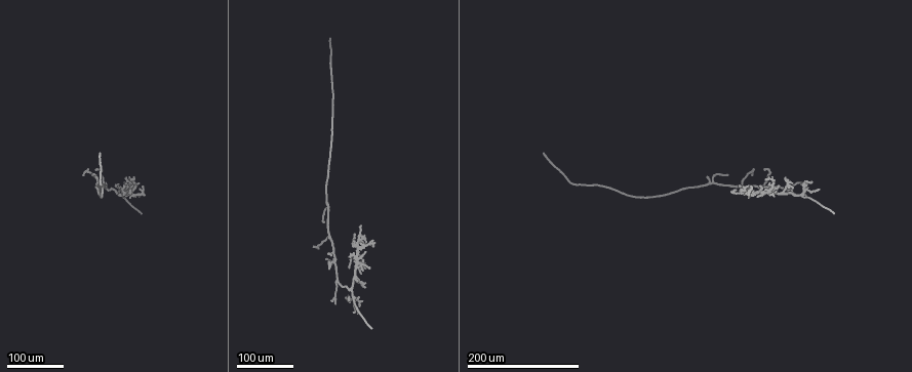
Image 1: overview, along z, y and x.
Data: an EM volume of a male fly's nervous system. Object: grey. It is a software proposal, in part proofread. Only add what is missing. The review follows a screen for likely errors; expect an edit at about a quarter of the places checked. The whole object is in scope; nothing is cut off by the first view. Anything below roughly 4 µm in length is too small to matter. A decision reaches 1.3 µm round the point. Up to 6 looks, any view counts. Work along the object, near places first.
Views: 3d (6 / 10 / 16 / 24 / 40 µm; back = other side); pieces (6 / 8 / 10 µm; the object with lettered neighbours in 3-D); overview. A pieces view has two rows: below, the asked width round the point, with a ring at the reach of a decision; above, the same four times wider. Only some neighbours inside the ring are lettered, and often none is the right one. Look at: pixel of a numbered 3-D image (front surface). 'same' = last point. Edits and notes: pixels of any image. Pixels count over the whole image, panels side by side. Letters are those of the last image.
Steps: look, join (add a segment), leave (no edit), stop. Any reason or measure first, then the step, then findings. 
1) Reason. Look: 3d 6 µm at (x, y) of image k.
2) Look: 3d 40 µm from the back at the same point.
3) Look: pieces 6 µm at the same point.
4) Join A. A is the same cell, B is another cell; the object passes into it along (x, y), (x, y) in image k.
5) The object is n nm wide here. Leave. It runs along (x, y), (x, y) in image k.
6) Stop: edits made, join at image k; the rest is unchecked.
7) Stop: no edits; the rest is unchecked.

Long arm stops here. Look: 3d 24 µm at (735, 191) of image 1.

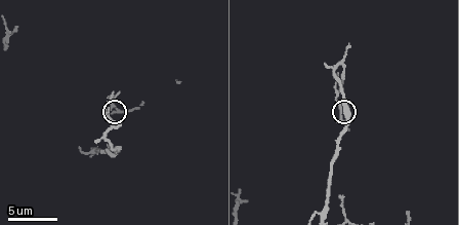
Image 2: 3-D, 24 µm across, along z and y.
Look: pieces 10 µm at (117, 92) of image 2.

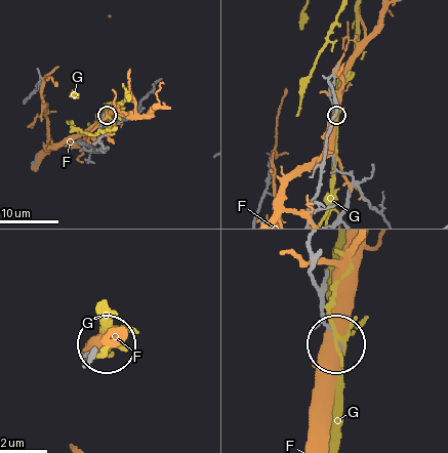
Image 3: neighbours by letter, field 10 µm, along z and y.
Leave. F and G are other cells; it runs along (316, 258), (310, 277), (335, 339) in image 3; none of them fits.

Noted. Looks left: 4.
Free end. Look: 3d 24 µm at (762, 184) of image 1.

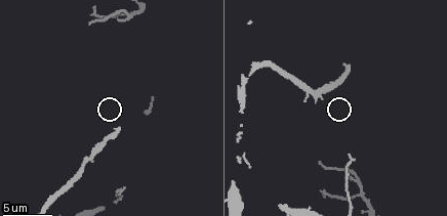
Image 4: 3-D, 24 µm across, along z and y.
See the neighbours. Look: pieces 8 µm at (114, 129) of image 4.

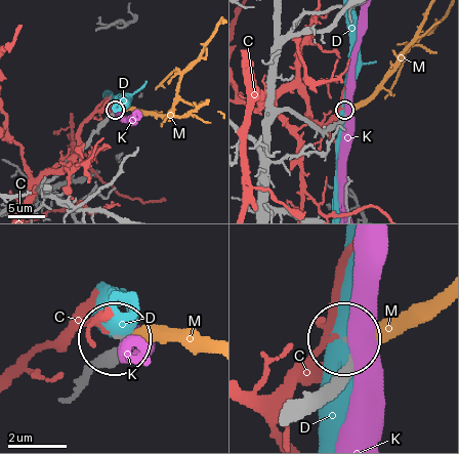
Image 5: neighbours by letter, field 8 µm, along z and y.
The object is 290 nm wide here. Join M. M is the same cell, C, D and K are other cells; the object passes into it along (328, 128), (373, 91), (413, 39), (426, 11) in image 5; the cell continues.

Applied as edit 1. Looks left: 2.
Stop: edits made, join at image 5; the rest is unchecked.

